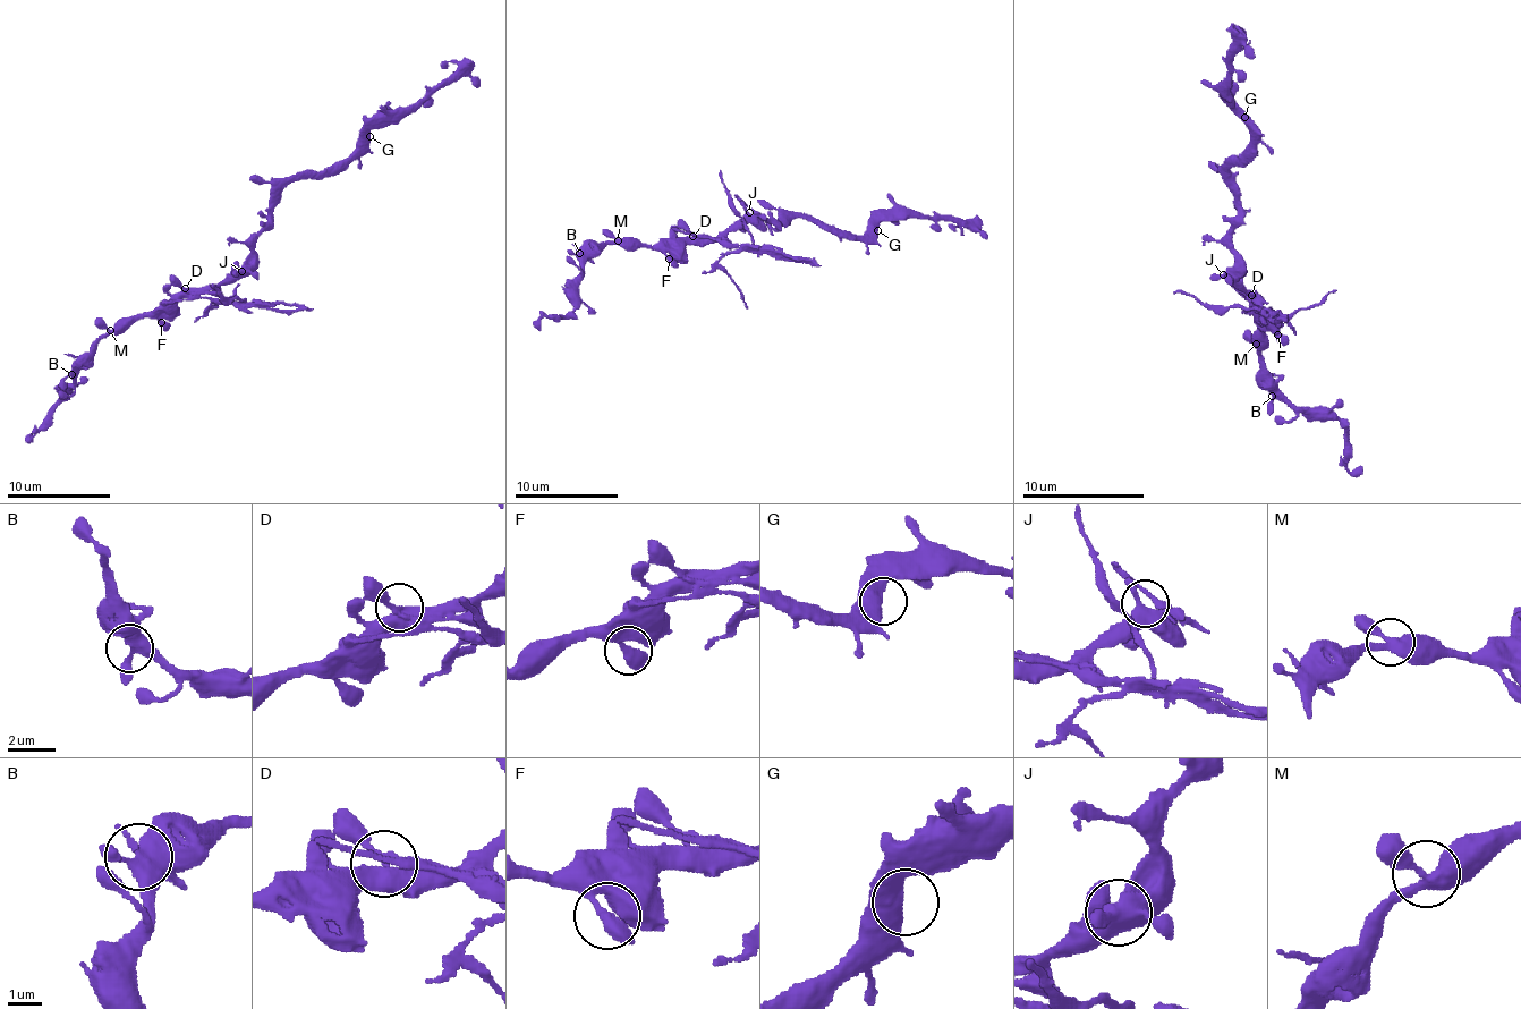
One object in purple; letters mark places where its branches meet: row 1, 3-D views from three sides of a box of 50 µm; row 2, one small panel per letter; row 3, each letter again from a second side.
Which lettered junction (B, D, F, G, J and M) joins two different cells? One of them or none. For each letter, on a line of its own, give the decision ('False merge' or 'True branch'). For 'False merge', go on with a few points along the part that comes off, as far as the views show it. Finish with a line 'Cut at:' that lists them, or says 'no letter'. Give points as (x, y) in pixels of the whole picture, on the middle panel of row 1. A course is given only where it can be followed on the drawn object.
B: True branch
D: False merge. Course of the part to remove: (693, 235), (723, 238), (731, 246), (751, 243), (751, 232), (723, 186), (721, 171)
F: True branch
G: True branch
J: True branch
M: True branch
Cut at: D

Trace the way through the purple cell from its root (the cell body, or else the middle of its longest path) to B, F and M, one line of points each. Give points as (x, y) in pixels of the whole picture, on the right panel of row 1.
B: (1235, 265), (1232, 278), (1254, 298), (1254, 311), (1263, 323), (1259, 381), (1272, 396)
F: (1235, 265), (1232, 278), (1254, 298), (1256, 314), (1277, 335)
M: (1235, 265), (1232, 278), (1254, 298), (1254, 311), (1263, 323), (1256, 344)

